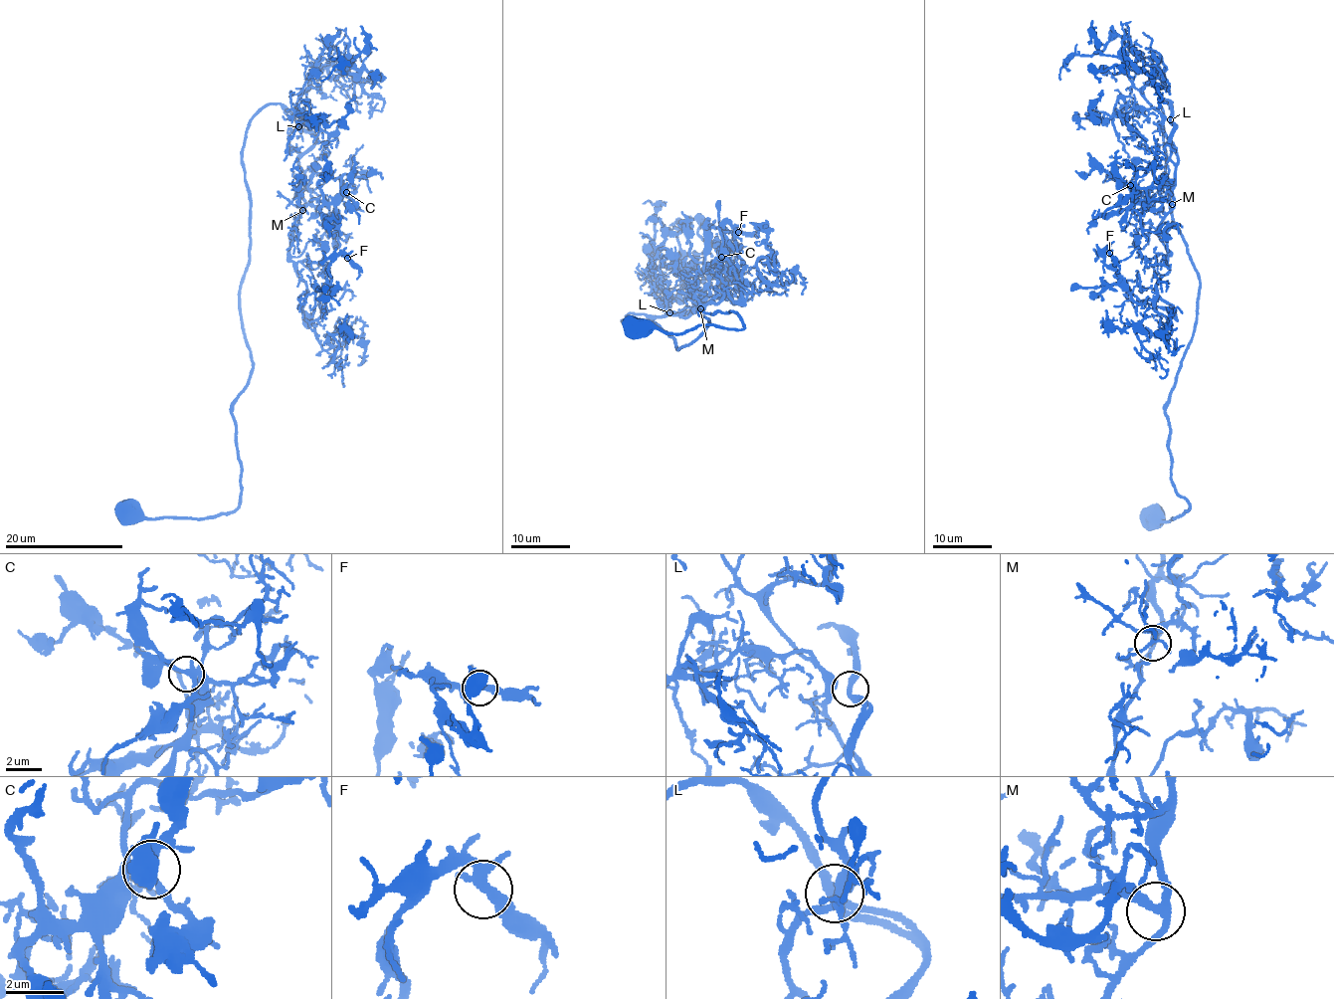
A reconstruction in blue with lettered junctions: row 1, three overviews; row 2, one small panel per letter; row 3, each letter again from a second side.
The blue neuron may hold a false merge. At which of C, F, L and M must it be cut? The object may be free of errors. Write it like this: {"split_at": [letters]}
{"split_at": []}

